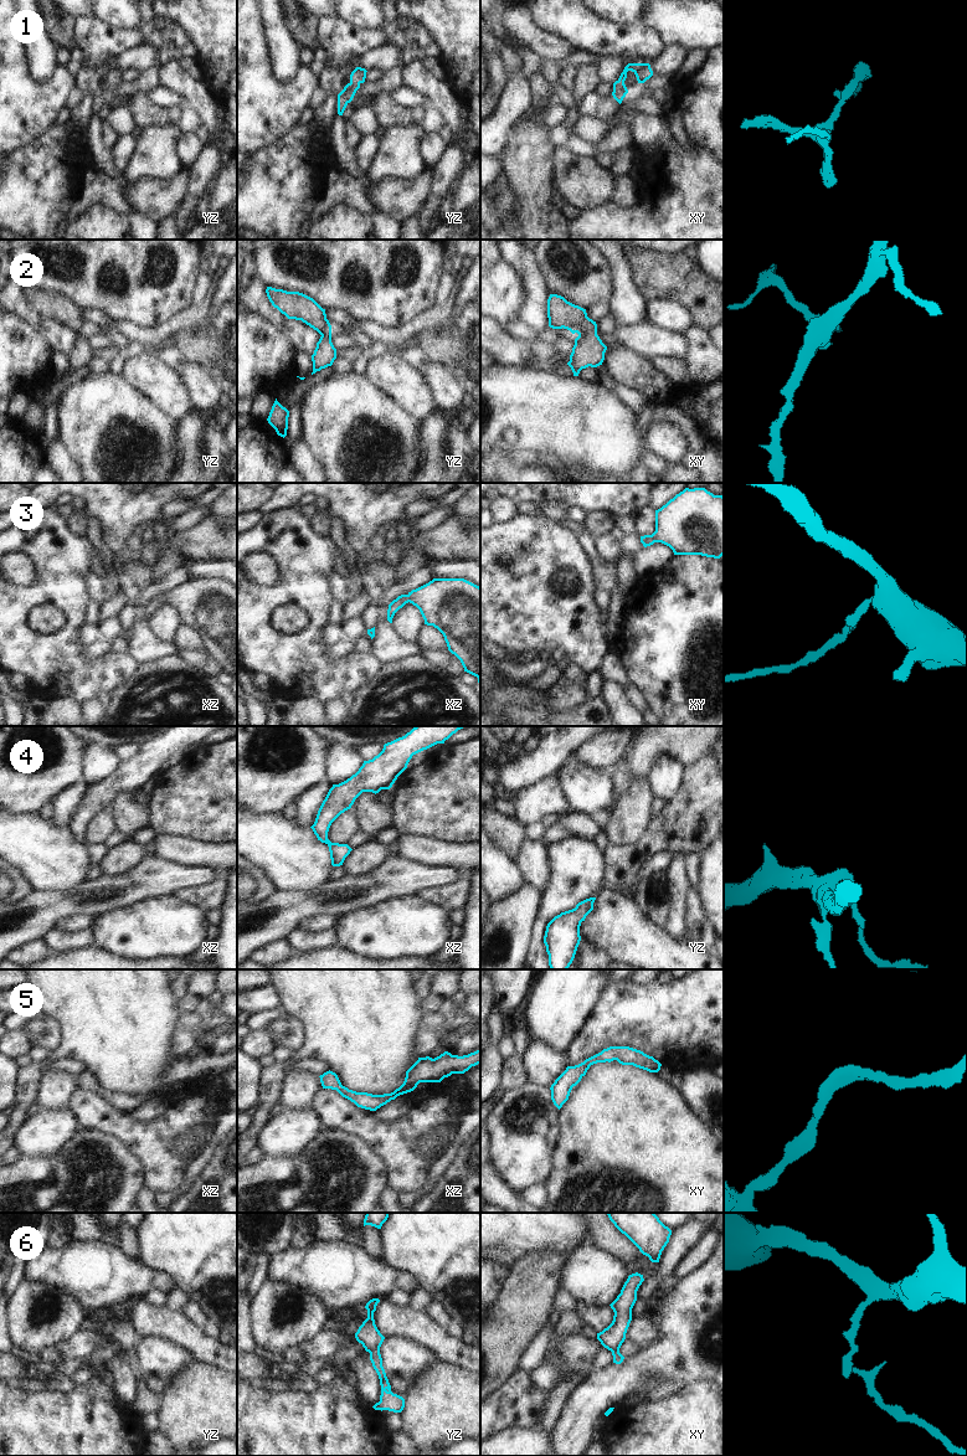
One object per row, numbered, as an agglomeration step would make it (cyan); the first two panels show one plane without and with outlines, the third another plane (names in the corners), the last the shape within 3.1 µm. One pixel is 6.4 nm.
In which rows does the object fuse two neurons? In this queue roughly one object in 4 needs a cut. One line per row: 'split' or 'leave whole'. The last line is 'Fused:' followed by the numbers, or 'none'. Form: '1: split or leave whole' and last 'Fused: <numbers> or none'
1: leave whole
2: leave whole
3: leave whole
4: leave whole
5: leave whole
6: leave whole
Fused: none

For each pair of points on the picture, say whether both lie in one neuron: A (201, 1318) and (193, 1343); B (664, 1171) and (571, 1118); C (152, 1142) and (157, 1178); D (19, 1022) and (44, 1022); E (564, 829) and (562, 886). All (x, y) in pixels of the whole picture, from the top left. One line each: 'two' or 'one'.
A: two
B: one
C: one
D: two
E: two

